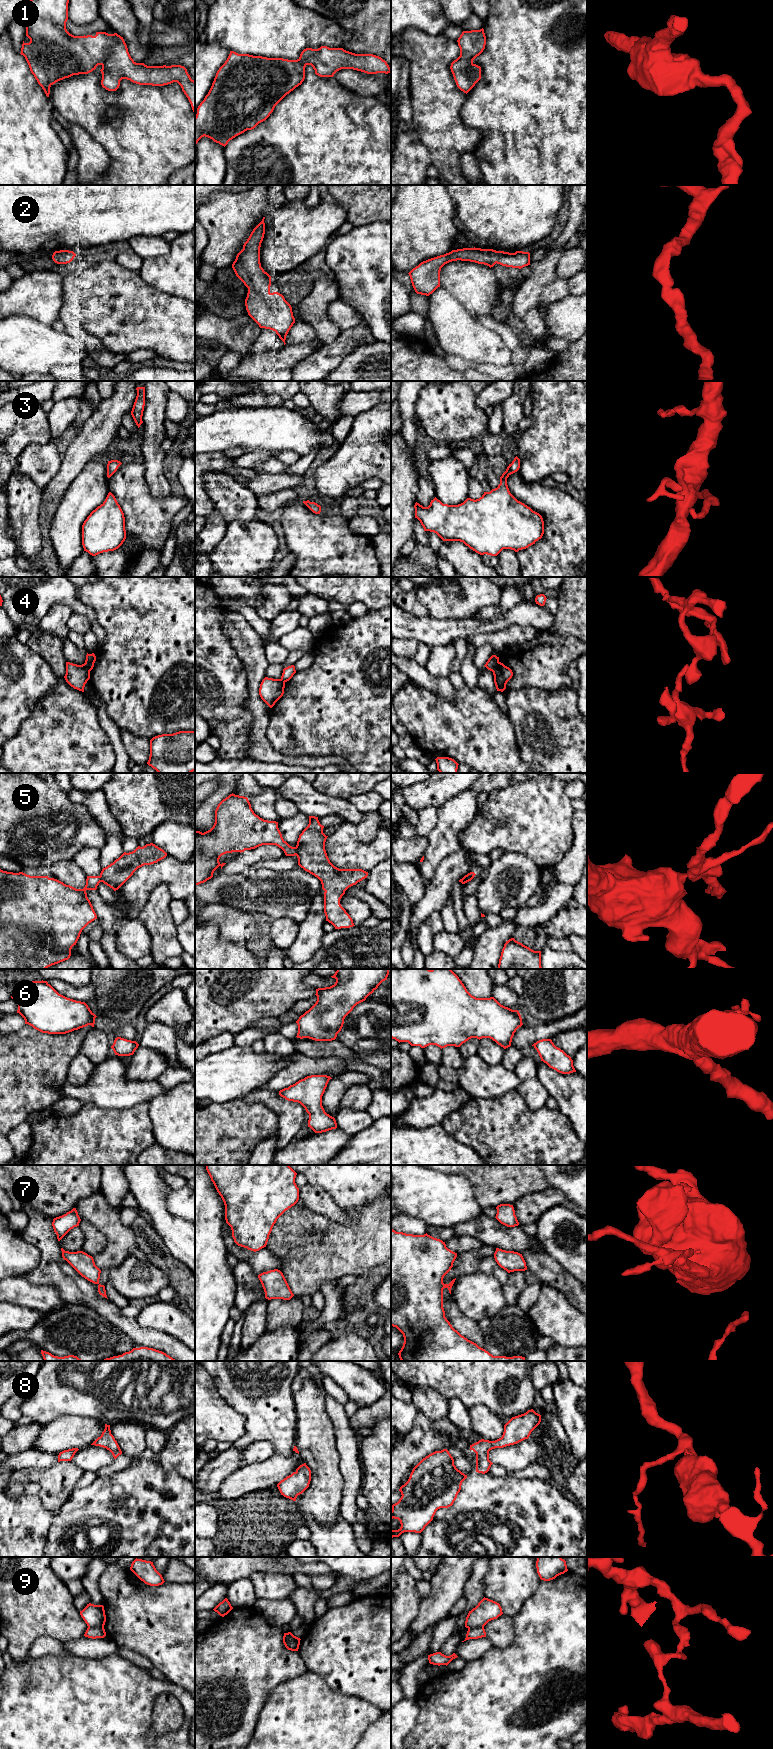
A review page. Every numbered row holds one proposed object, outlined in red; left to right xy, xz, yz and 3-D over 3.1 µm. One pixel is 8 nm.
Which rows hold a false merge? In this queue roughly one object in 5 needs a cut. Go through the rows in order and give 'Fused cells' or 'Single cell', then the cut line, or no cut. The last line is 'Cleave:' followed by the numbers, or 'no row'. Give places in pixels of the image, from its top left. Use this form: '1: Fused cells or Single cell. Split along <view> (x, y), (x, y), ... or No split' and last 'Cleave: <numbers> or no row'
1: Single cell. No split
2: Single cell. No split
3: Single cell. No split
4: Fused cells. Split along yz (498, 660), (492, 671)
5: Fused cells. Split along xz (295, 847), (296, 854)
6: Single cell. No split
7: Single cell. No split
8: Single cell. No split
9: Fused cells. Split along xz (284, 1633), (288, 1641), (299, 1643)
Cleave: 4, 5, 9

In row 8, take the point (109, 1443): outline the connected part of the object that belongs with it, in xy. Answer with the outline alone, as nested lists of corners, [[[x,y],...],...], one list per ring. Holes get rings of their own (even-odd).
[[[105,1424],[105,1429],[101,1436],[98,1437],[91,1445],[100,1446],[109,1450],[114,1459],[122,1454],[122,1451],[115,1440],[114,1436],[111,1434],[110,1425]]]

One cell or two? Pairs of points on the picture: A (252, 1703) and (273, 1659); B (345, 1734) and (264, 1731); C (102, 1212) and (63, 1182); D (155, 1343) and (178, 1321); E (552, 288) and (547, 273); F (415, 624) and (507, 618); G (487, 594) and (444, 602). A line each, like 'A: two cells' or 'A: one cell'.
A: one cell
B: one cell
C: two cells
D: two cells
E: two cells
F: one cell
G: one cell

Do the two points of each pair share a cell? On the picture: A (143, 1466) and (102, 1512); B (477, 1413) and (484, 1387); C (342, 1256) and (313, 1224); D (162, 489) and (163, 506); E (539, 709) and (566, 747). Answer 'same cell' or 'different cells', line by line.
A: same cell
B: different cells
C: same cell
D: different cells
E: same cell

